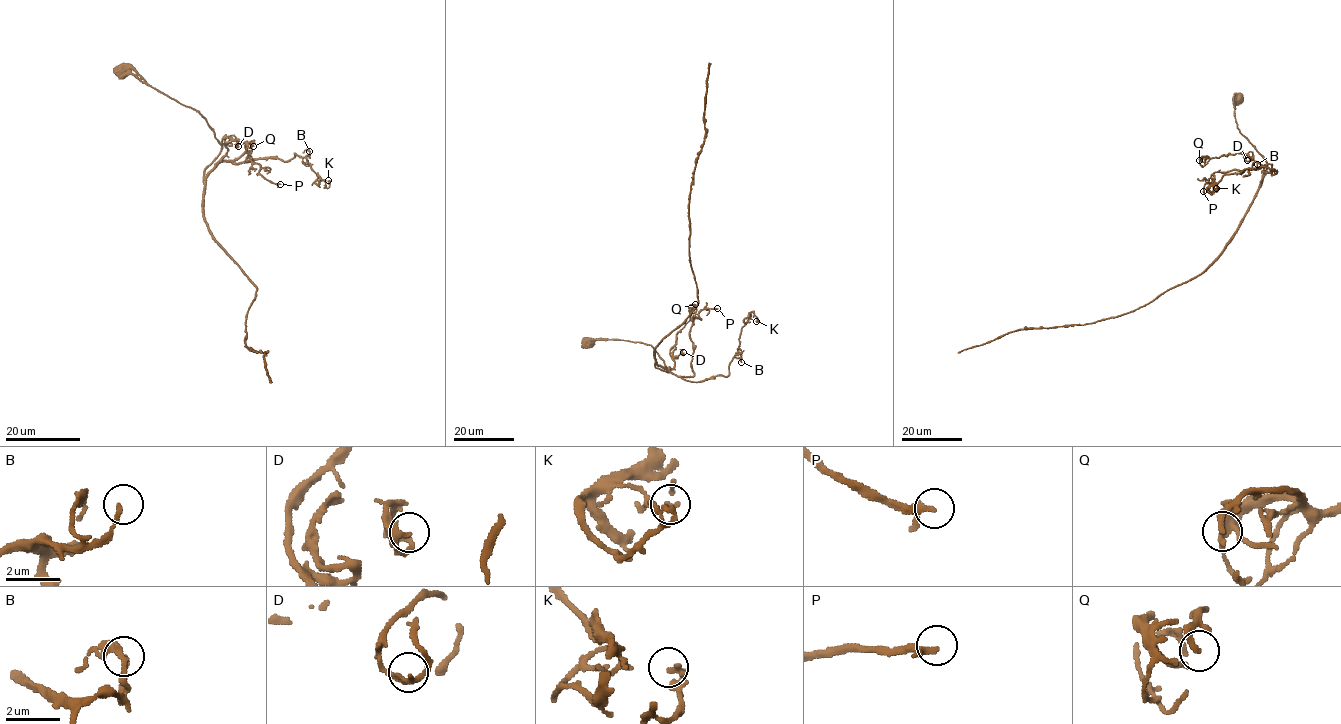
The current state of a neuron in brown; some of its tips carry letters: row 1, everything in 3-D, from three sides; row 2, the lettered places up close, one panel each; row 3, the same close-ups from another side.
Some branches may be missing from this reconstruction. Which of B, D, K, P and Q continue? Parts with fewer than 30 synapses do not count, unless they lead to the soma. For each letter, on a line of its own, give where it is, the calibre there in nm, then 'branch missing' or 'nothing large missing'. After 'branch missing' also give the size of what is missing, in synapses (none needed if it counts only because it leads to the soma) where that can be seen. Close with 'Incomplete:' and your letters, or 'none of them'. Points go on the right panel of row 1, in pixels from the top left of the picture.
B: place (1257, 164); calibre 140 nm; nothing large missing
D: place (1247, 160); calibre 170 nm; nothing large missing
K: place (1216, 188); calibre 240 nm; nothing large missing
P: place (1203, 191); calibre 200 nm; nothing large missing
Q: place (1199, 160); calibre 160 nm; nothing large missing
Incomplete: none of them

